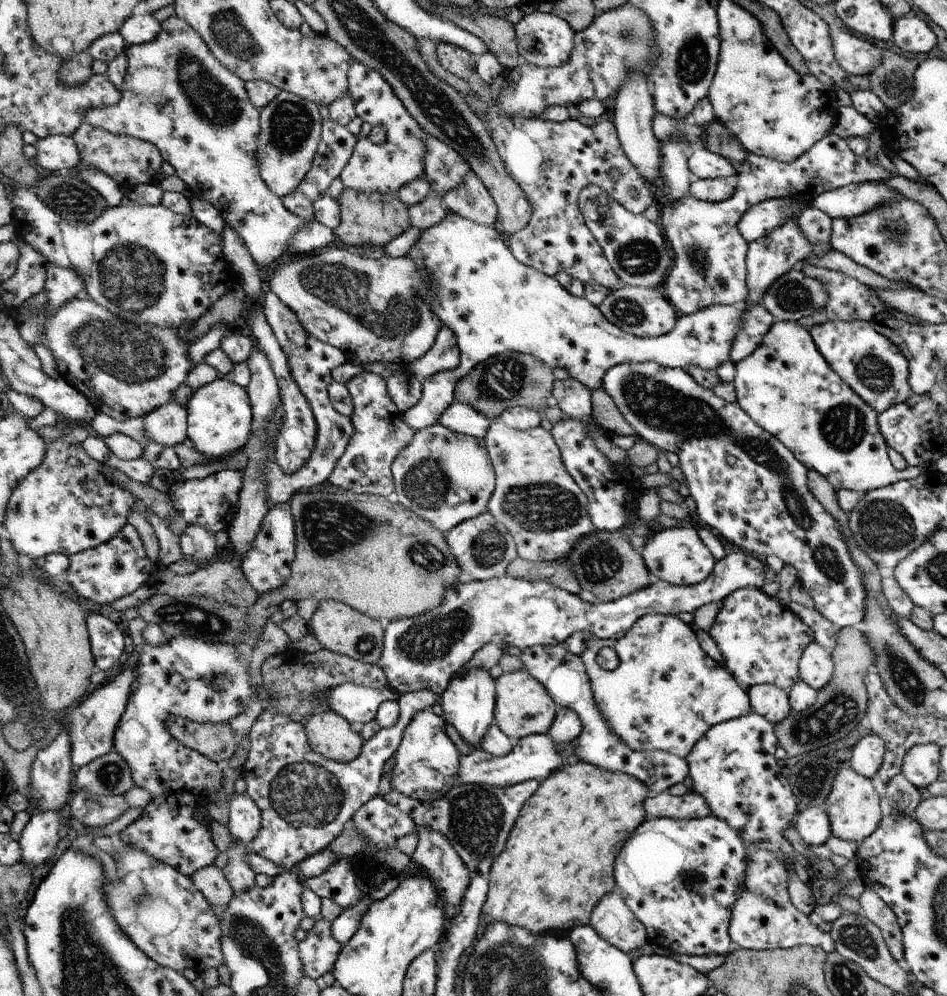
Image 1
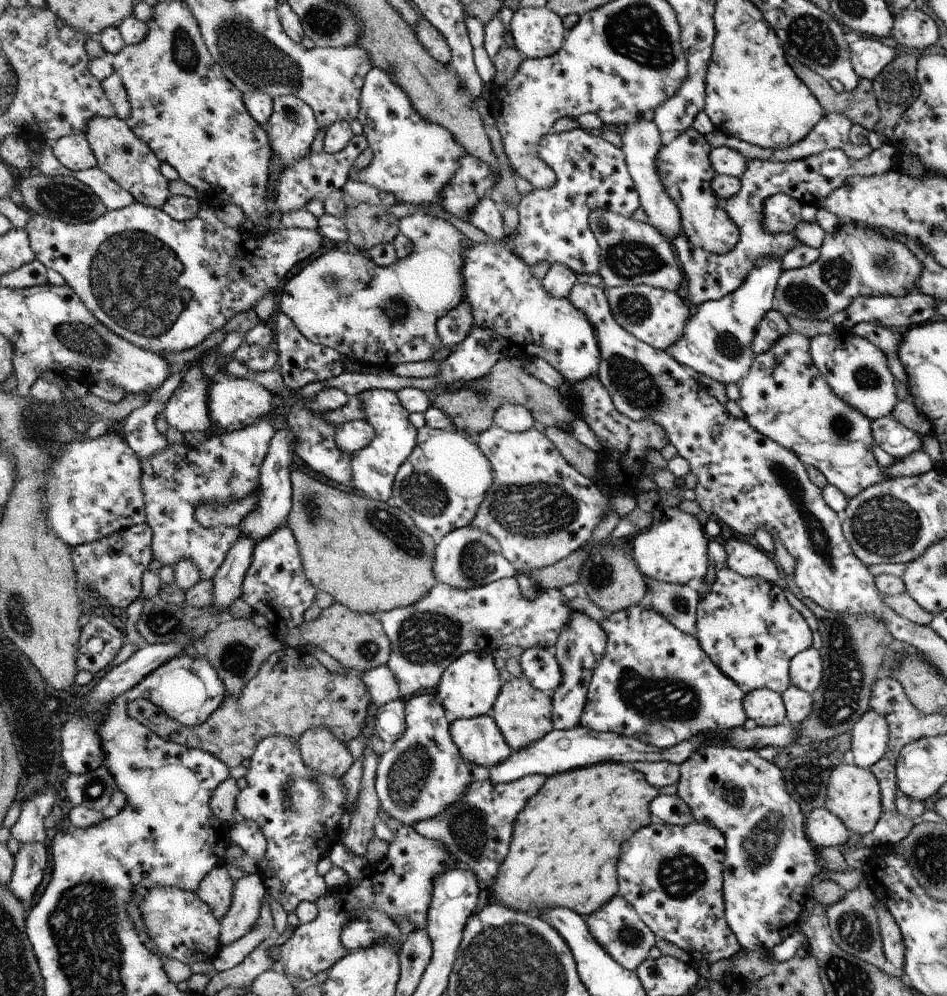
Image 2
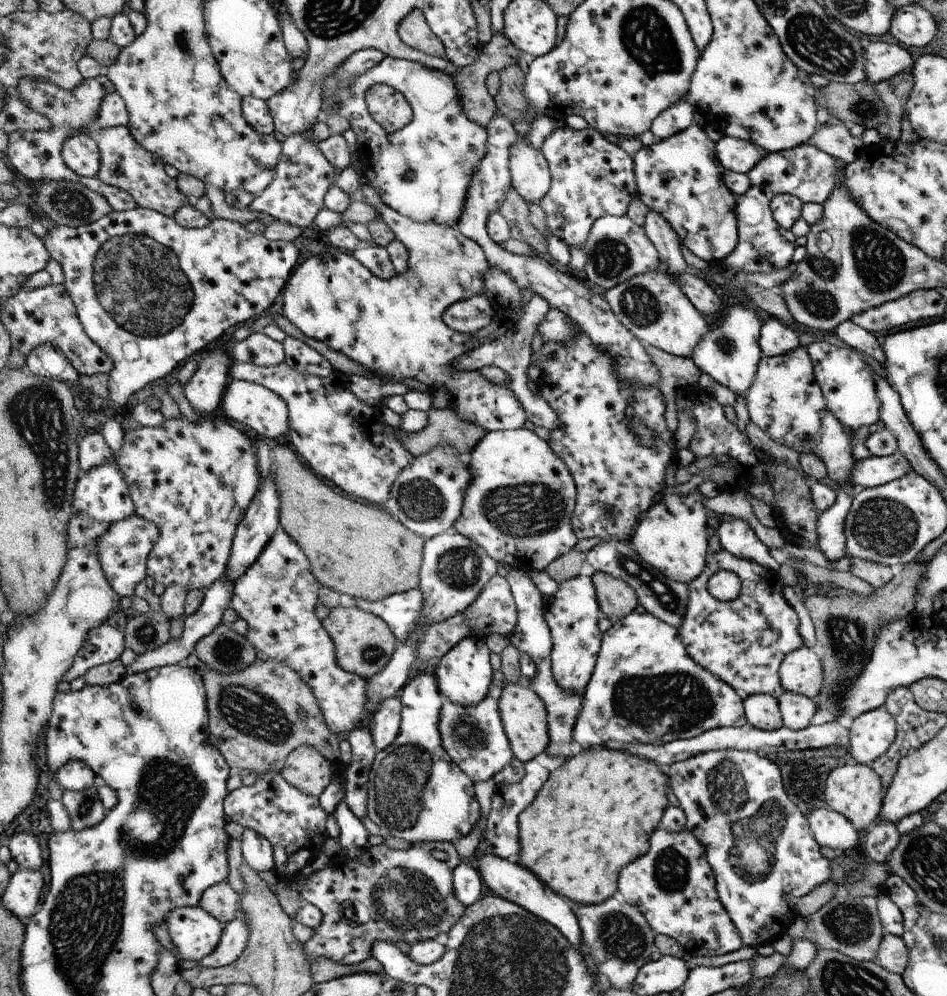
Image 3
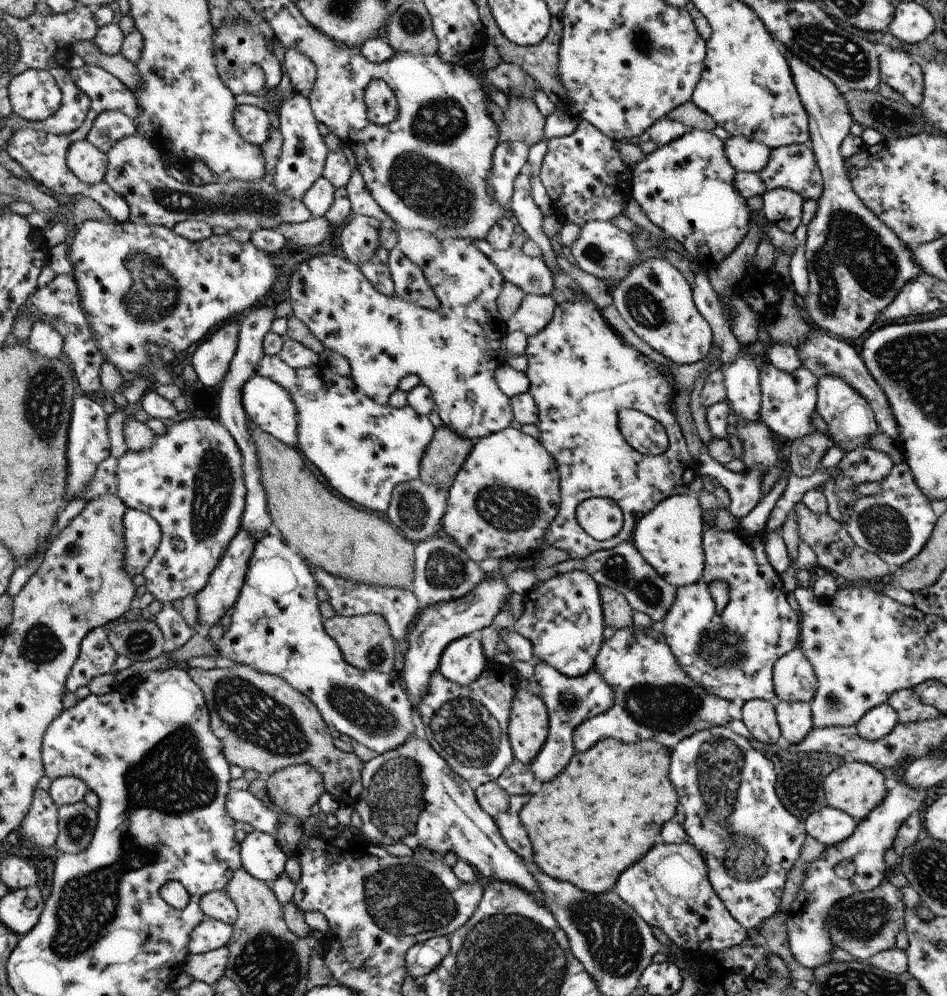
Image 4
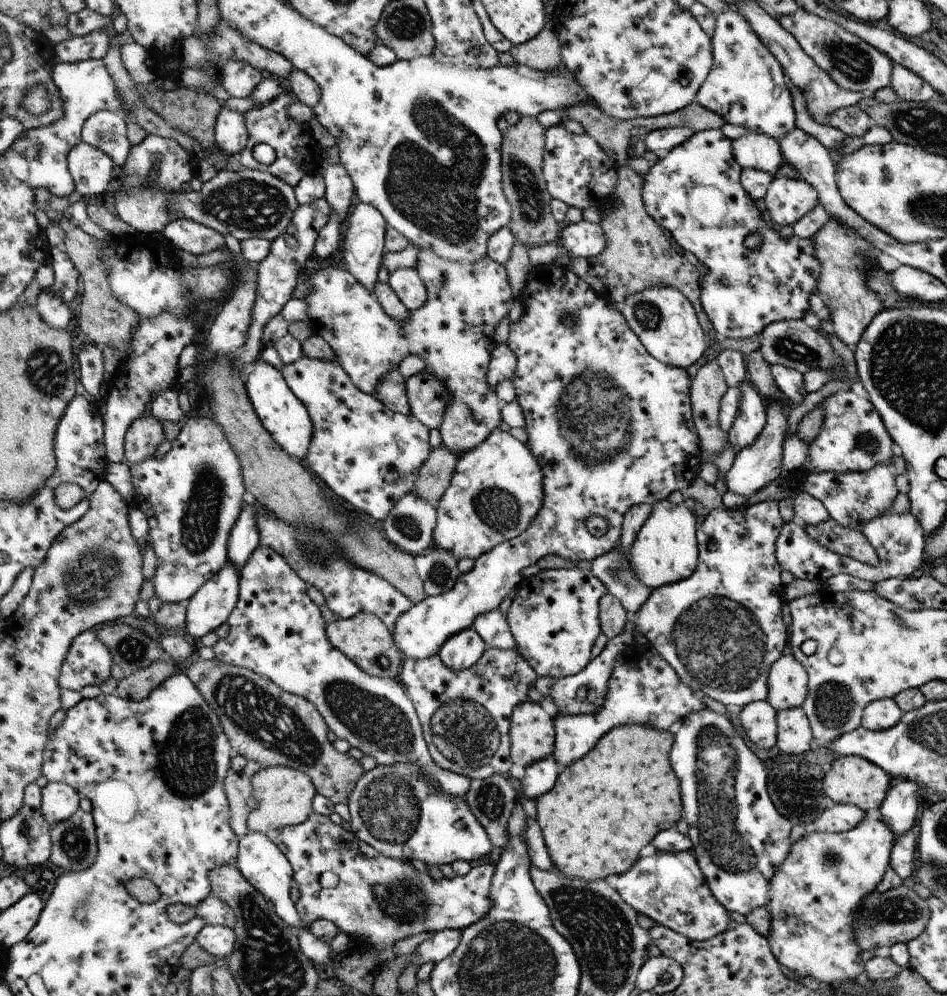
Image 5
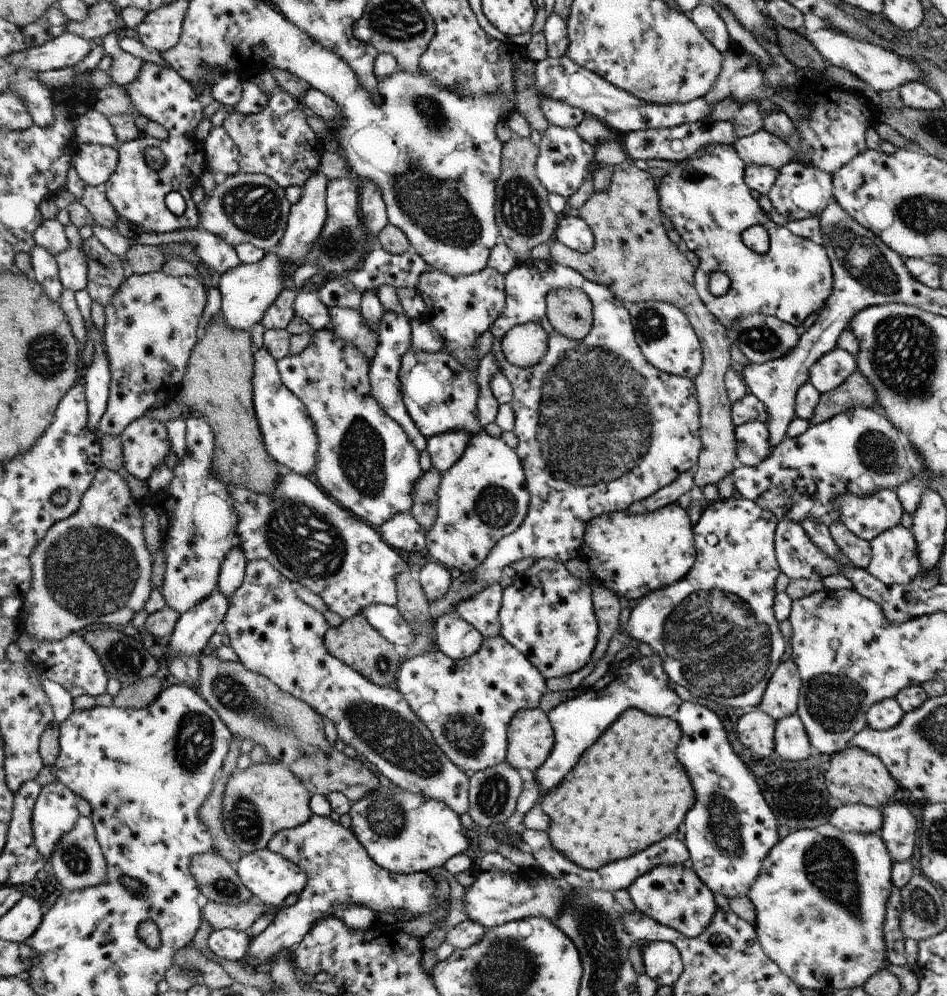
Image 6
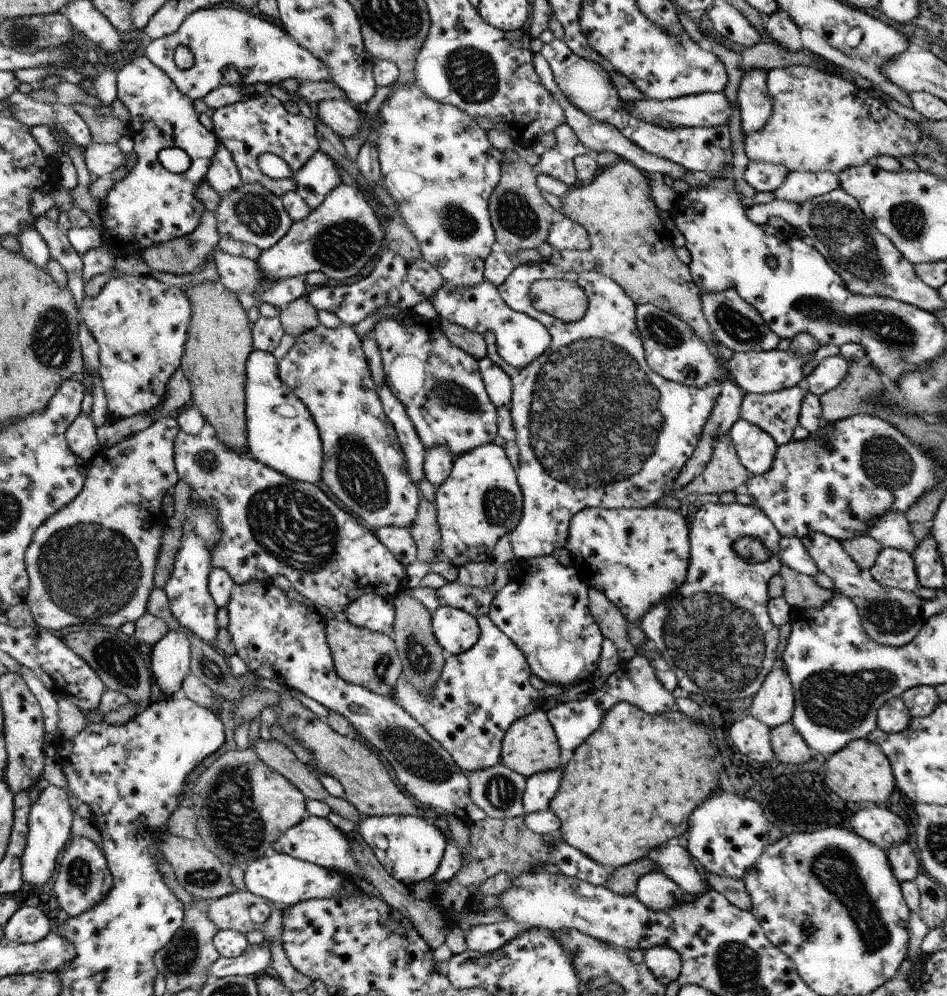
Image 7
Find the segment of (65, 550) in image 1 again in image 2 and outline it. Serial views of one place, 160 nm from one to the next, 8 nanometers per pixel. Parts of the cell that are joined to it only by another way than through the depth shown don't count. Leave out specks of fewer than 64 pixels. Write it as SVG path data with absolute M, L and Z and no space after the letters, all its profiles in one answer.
M114 424L97 439L74 440L59 451L47 473L47 519L67 545L79 549L86 543L110 536L113 532L145 522L145 506L141 489L139 458Z

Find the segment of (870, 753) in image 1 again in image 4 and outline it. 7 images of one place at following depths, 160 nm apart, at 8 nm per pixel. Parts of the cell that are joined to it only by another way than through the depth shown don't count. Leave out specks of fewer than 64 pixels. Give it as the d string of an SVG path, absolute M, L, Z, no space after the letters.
M886 702L871 708L854 727L866 740L875 741L890 734L898 723L898 713Z

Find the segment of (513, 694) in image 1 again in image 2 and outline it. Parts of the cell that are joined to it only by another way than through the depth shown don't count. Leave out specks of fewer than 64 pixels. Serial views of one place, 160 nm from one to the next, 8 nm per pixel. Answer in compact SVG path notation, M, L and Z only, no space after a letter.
M517 678L502 682L501 692L497 696L490 714L500 726L513 751L521 751L532 743L536 743L554 729L552 697L548 693L534 688L534 685L529 682L522 682Z

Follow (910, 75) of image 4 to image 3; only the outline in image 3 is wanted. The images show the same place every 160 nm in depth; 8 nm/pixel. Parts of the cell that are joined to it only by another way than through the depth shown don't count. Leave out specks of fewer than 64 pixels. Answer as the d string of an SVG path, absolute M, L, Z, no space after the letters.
M886 42L870 43L865 52L865 72L869 75L868 82L875 84L892 79L898 73L912 70L912 58L908 50L900 48L898 44L888 44Z

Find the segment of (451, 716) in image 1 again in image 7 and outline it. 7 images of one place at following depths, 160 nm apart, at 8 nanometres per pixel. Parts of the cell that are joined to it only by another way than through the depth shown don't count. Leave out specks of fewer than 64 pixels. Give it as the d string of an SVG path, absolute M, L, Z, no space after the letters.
M440 606L432 621L434 636L447 656L469 651L481 638L480 621L465 610Z

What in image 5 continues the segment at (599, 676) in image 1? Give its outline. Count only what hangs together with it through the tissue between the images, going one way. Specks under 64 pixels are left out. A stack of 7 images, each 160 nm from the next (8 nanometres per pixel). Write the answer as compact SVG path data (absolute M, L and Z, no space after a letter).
M650 643L638 644L638 656L619 656L614 663L602 707L590 714L554 715L556 744L553 757L564 769L592 751L613 728L643 724L668 731L686 716L702 709L706 706L702 703L701 694L684 684L673 666Z

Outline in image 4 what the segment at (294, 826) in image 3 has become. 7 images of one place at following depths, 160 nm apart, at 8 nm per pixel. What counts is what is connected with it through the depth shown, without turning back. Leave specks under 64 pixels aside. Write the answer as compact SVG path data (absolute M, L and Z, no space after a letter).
M232 789L228 796L229 815L241 824L250 824L255 829L270 833L274 836L278 828L276 813L285 812L276 808L270 810L264 806L250 791L235 791Z

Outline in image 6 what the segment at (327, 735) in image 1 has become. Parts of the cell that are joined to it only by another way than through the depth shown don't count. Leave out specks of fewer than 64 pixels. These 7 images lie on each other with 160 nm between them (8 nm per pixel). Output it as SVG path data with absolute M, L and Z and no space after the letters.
M282 762L251 764L246 770L223 777L222 820L224 832L232 838L242 854L267 848L277 832L304 824L313 814L309 807L312 794L303 782Z

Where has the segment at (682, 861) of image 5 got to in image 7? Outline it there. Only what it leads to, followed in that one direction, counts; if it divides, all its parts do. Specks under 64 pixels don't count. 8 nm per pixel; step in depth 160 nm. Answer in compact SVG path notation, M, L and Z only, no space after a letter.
M654 870L638 879L634 894L646 907L655 911L666 911L676 907L685 896L666 873Z

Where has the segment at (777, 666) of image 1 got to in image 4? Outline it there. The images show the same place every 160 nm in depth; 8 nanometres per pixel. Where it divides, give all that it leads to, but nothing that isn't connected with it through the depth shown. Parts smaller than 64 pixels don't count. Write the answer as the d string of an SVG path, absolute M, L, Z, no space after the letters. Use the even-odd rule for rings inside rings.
M820 468L816 471L812 476L809 477L797 477L794 473L791 473L789 476L789 481L787 482L786 488L784 489L783 495L776 500L772 510L770 511L768 520L766 521L767 527L763 530L764 534L762 535L754 535L749 534L743 528L738 528L733 531L722 531L717 530L716 527L710 527L705 532L704 541L705 541L705 572L701 576L701 579L698 580L697 583L686 585L685 587L678 587L675 592L674 600L672 604L669 606L669 609L664 613L664 616L661 618L661 622L658 622L657 626L660 629L660 632L665 636L666 644L672 649L673 655L677 658L678 662L680 662L682 670L686 672L686 674L690 675L692 680L696 681L699 685L702 685L702 688L708 690L708 692L724 699L729 702L732 700L742 700L742 702L749 701L750 699L764 699L767 701L774 702L775 692L773 687L773 666L774 663L781 657L784 656L787 652L792 651L792 648L796 648L799 644L796 644L796 638L801 640L801 630L798 630L798 624L796 624L796 612L788 606L788 602L786 602L786 594L784 594L784 590L782 590L783 582L778 578L778 574L774 572L774 576L776 578L762 578L764 576L764 572L766 570L772 570L768 564L771 563L768 557L768 553L765 551L765 538L766 535L769 534L781 534L781 528L786 522L789 513L792 512L793 507L796 503L800 502L802 495L810 489L819 490L819 488L830 479L837 479L837 476L841 473L838 468L832 469L824 469ZM715 580L721 580L728 583L729 586L729 599L728 604L719 611L714 604L714 599L709 591L709 586L711 582Z

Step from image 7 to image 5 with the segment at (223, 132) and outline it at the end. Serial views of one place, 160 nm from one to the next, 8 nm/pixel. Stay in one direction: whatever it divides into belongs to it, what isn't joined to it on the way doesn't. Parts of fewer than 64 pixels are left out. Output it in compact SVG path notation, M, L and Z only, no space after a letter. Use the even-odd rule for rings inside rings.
M287 90L276 96L268 105L258 109L254 107L243 113L248 138L246 148L238 155L241 156L239 159L242 167L268 171L272 176L278 177L280 180L286 181L286 184L296 188L304 176L319 172L322 163L322 148L317 141L313 142L308 138L308 129L302 127L298 121L291 119L289 106L294 102L294 96ZM262 143L268 144L276 154L274 162L269 165L256 161L252 155L254 146Z

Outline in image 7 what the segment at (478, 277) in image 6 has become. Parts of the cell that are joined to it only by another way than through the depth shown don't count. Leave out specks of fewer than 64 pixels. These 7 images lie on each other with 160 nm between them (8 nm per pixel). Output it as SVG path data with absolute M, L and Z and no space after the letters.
M484 280L475 287L458 287L445 281L430 302L439 314L438 321L446 319L481 335L488 331L494 333L498 354L512 367L528 366L534 359L541 357L551 345L552 336L549 329L536 318L511 309L493 282Z

